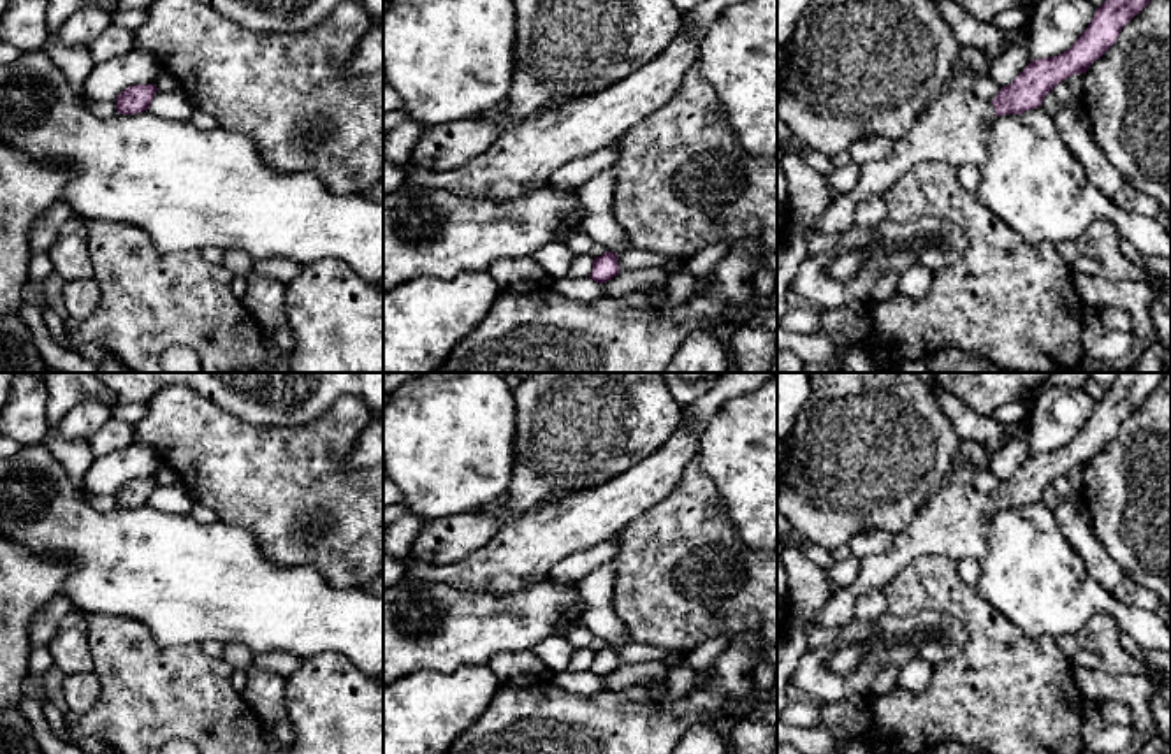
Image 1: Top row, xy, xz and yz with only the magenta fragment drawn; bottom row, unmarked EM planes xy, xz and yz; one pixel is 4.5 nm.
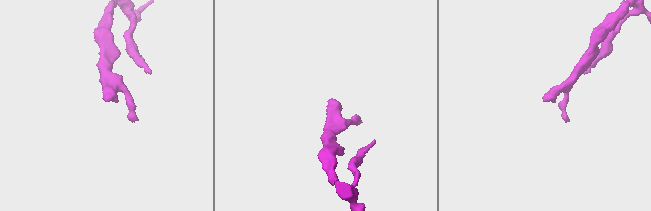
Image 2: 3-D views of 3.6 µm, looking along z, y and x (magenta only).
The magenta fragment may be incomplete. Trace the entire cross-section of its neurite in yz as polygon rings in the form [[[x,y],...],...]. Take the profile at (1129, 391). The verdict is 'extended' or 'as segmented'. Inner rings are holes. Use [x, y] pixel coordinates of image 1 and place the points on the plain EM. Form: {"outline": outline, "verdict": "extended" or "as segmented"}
{"outline": [[[1118,373],[1106,395],[1095,402],[1088,422],[1067,445],[1030,453],[993,494],[983,494],[972,483],[948,480],[893,536],[893,545],[884,554],[860,561],[858,578],[833,594],[814,617],[814,627],[844,629],[855,624],[856,598],[865,591],[883,589],[921,555],[944,555],[956,562],[981,561],[988,554],[986,529],[995,511],[1036,503],[1058,476],[1074,468],[1085,468],[1162,380],[1164,373]]], "verdict": "extended"}

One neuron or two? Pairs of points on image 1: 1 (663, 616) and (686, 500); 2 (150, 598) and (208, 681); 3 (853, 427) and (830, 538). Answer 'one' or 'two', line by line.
1: one
2: two
3: one

